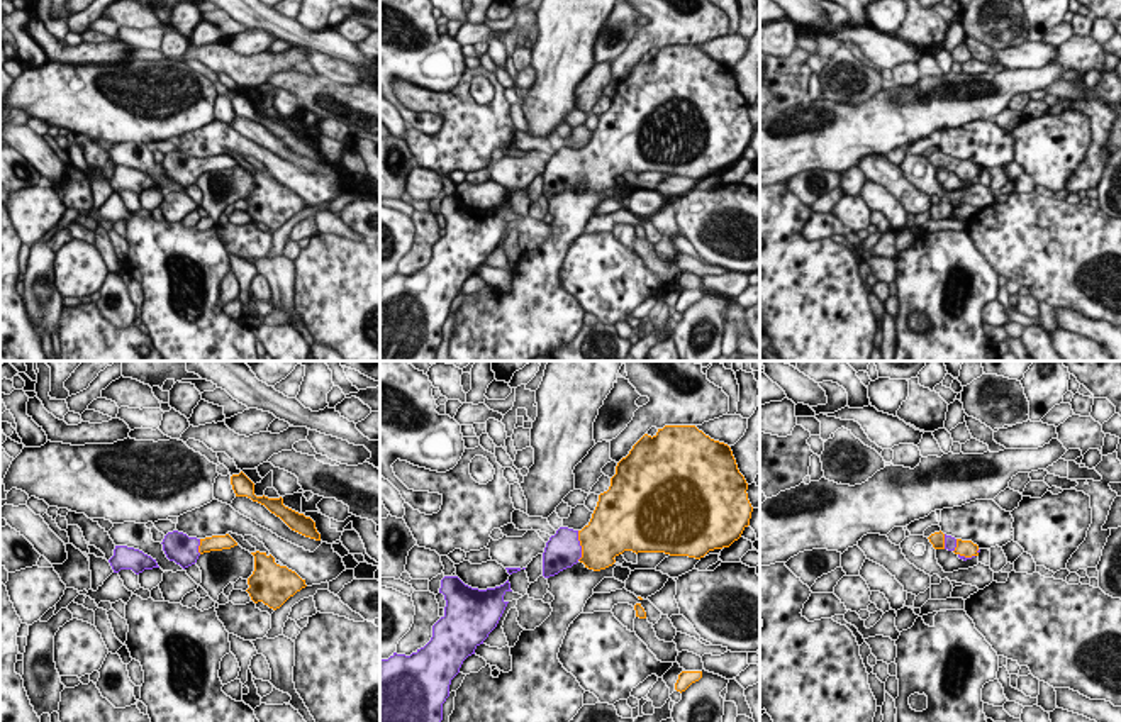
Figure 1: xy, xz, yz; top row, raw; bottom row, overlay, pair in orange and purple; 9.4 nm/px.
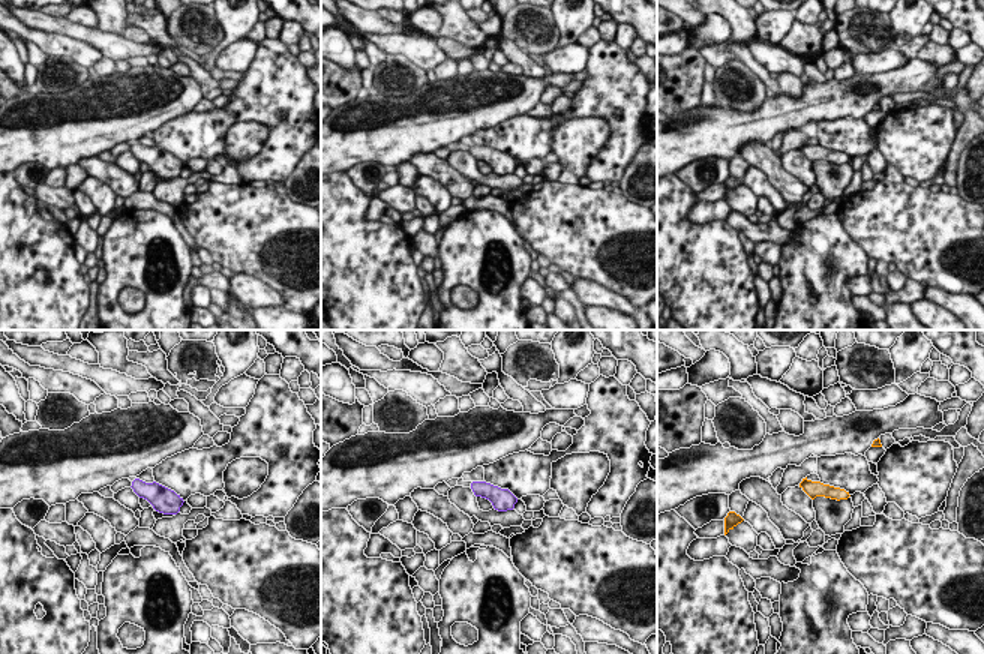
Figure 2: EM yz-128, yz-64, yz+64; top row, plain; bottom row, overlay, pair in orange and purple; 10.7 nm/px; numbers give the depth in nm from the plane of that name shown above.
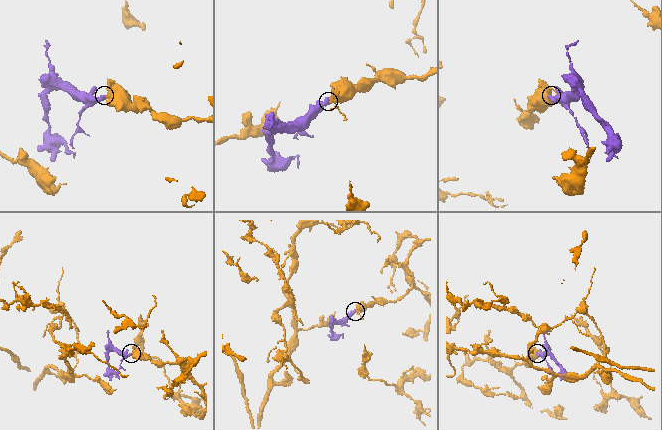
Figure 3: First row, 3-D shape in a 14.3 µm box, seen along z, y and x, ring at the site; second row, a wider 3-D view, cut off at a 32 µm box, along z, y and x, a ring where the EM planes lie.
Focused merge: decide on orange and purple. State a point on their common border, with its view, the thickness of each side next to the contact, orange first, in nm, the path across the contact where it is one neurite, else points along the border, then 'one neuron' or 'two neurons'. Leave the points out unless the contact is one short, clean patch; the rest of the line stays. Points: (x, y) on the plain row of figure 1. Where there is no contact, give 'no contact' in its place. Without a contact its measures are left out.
contact xz (580, 165); calibres 400 and 340 nm; way xz (604, 158), (594, 165), (580, 165), (563, 170); one neuron

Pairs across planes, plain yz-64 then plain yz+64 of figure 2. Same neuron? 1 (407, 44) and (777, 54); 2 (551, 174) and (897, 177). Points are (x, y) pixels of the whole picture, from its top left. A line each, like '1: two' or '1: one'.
1: one
2: one

